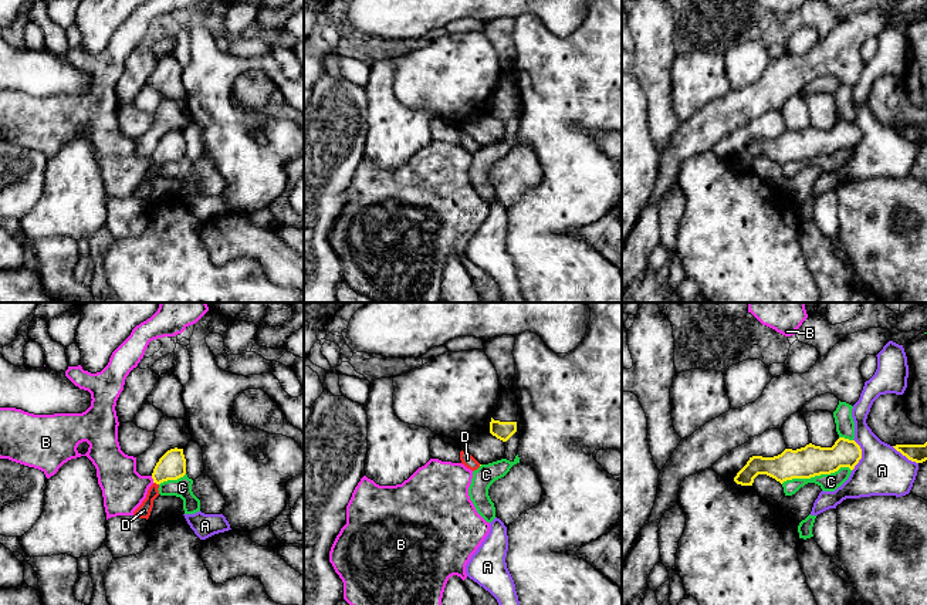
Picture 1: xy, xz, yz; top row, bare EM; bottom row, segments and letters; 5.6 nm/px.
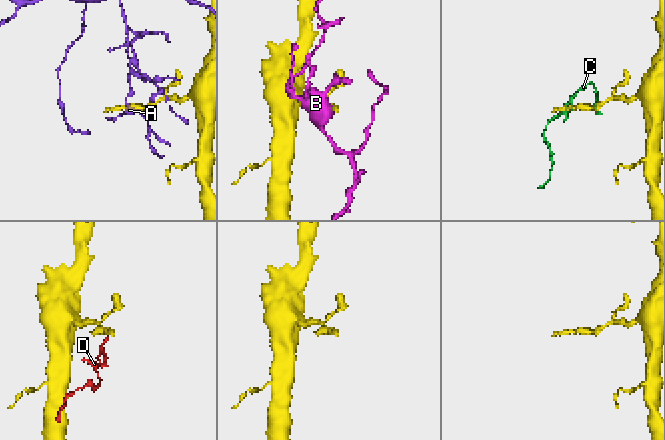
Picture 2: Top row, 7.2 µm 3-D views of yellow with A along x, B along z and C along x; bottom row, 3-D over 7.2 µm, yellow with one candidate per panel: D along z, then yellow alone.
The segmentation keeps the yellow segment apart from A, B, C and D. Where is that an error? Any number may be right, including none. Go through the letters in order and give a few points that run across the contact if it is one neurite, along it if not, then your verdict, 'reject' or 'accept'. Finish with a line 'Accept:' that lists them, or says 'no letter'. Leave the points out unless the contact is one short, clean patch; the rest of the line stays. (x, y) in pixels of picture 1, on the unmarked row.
A: line yz (853, 121), (860, 131), (860, 141), (852, 152); reject
B: reject
C: reject
D: line xy (172, 146), (156, 165), (144, 192); accept
Accept: D

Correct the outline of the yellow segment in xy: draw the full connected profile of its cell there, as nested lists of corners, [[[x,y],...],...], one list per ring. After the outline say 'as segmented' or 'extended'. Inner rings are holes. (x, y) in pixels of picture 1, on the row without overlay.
[[[170,131],[168,132],[156,145],[152,160],[153,166],[149,169],[146,180],[142,186],[133,193],[135,199],[149,200],[153,182],[159,178],[159,166],[168,162],[177,162],[186,156],[186,141],[183,131]]]; extended

